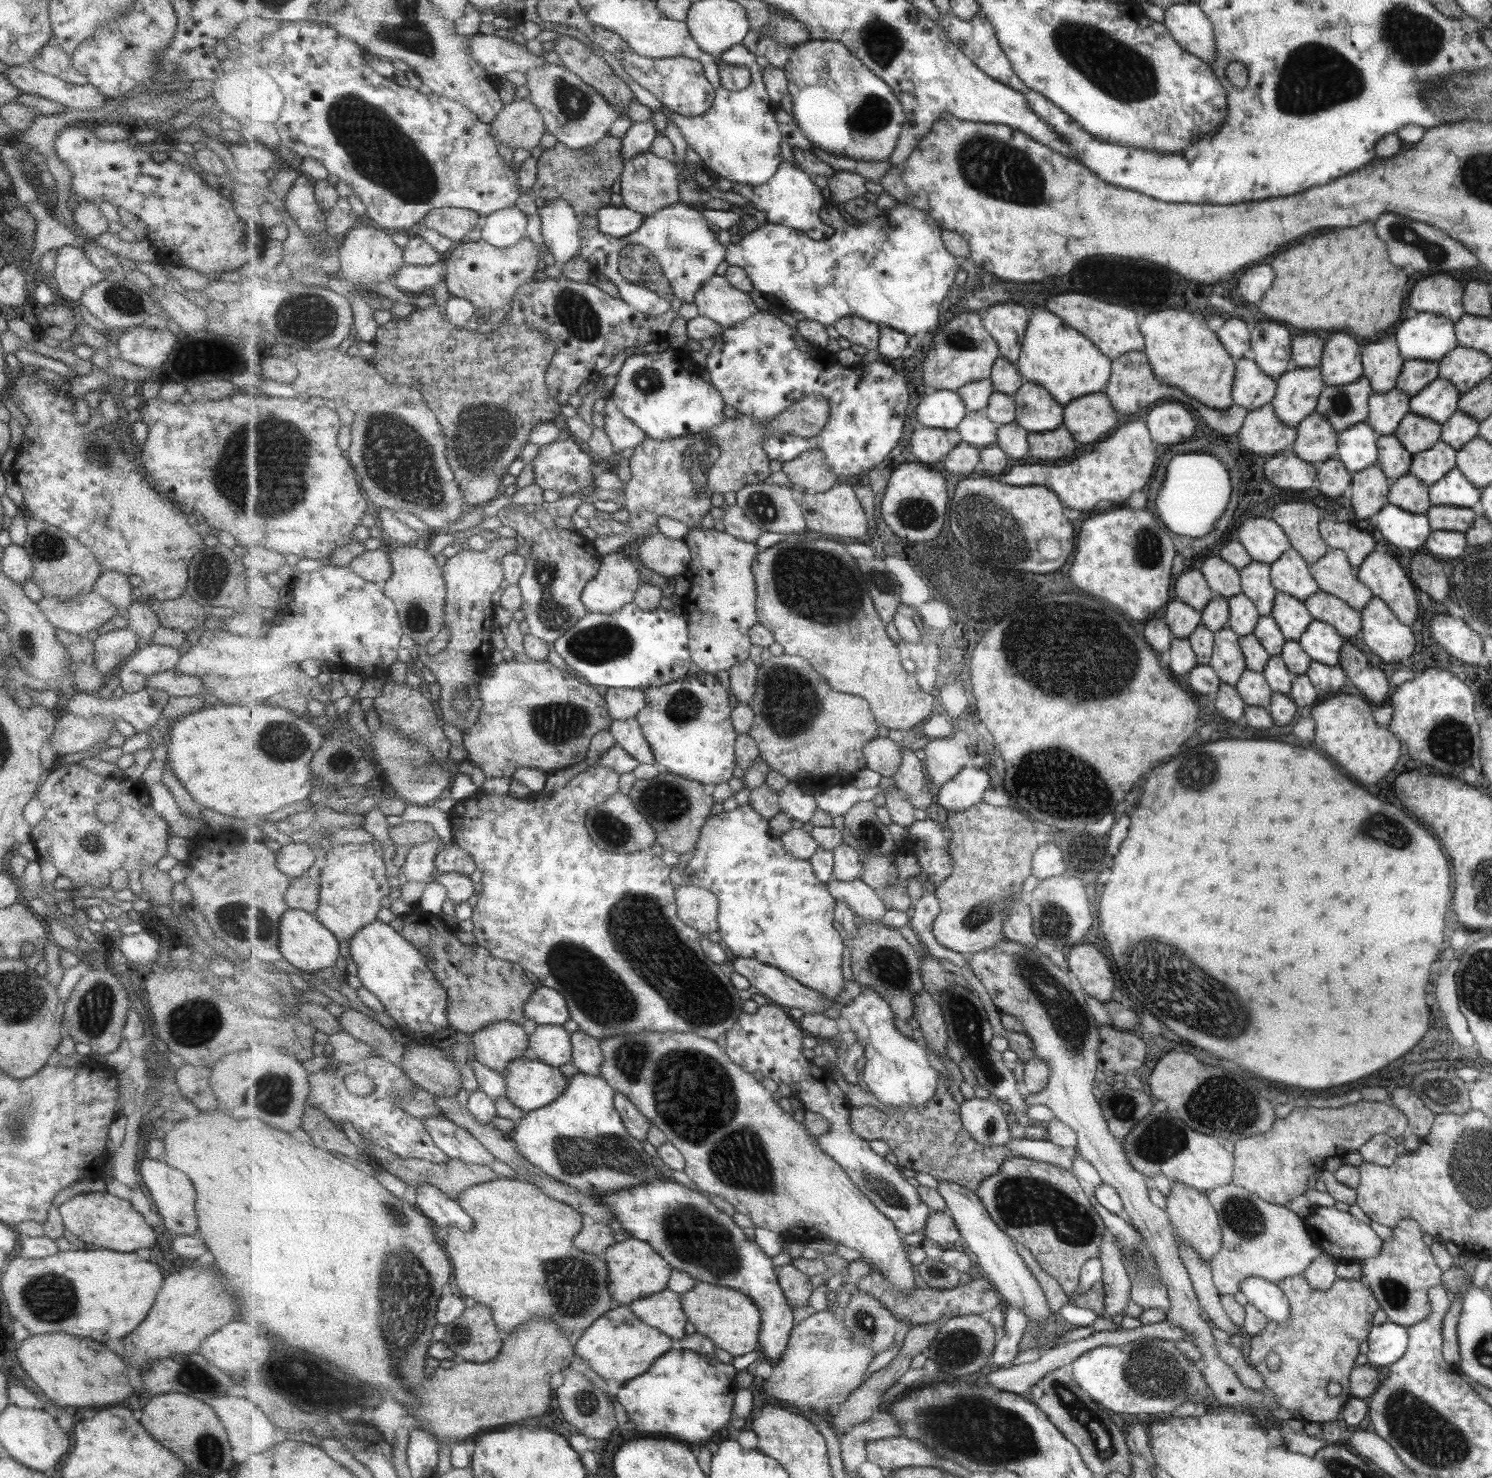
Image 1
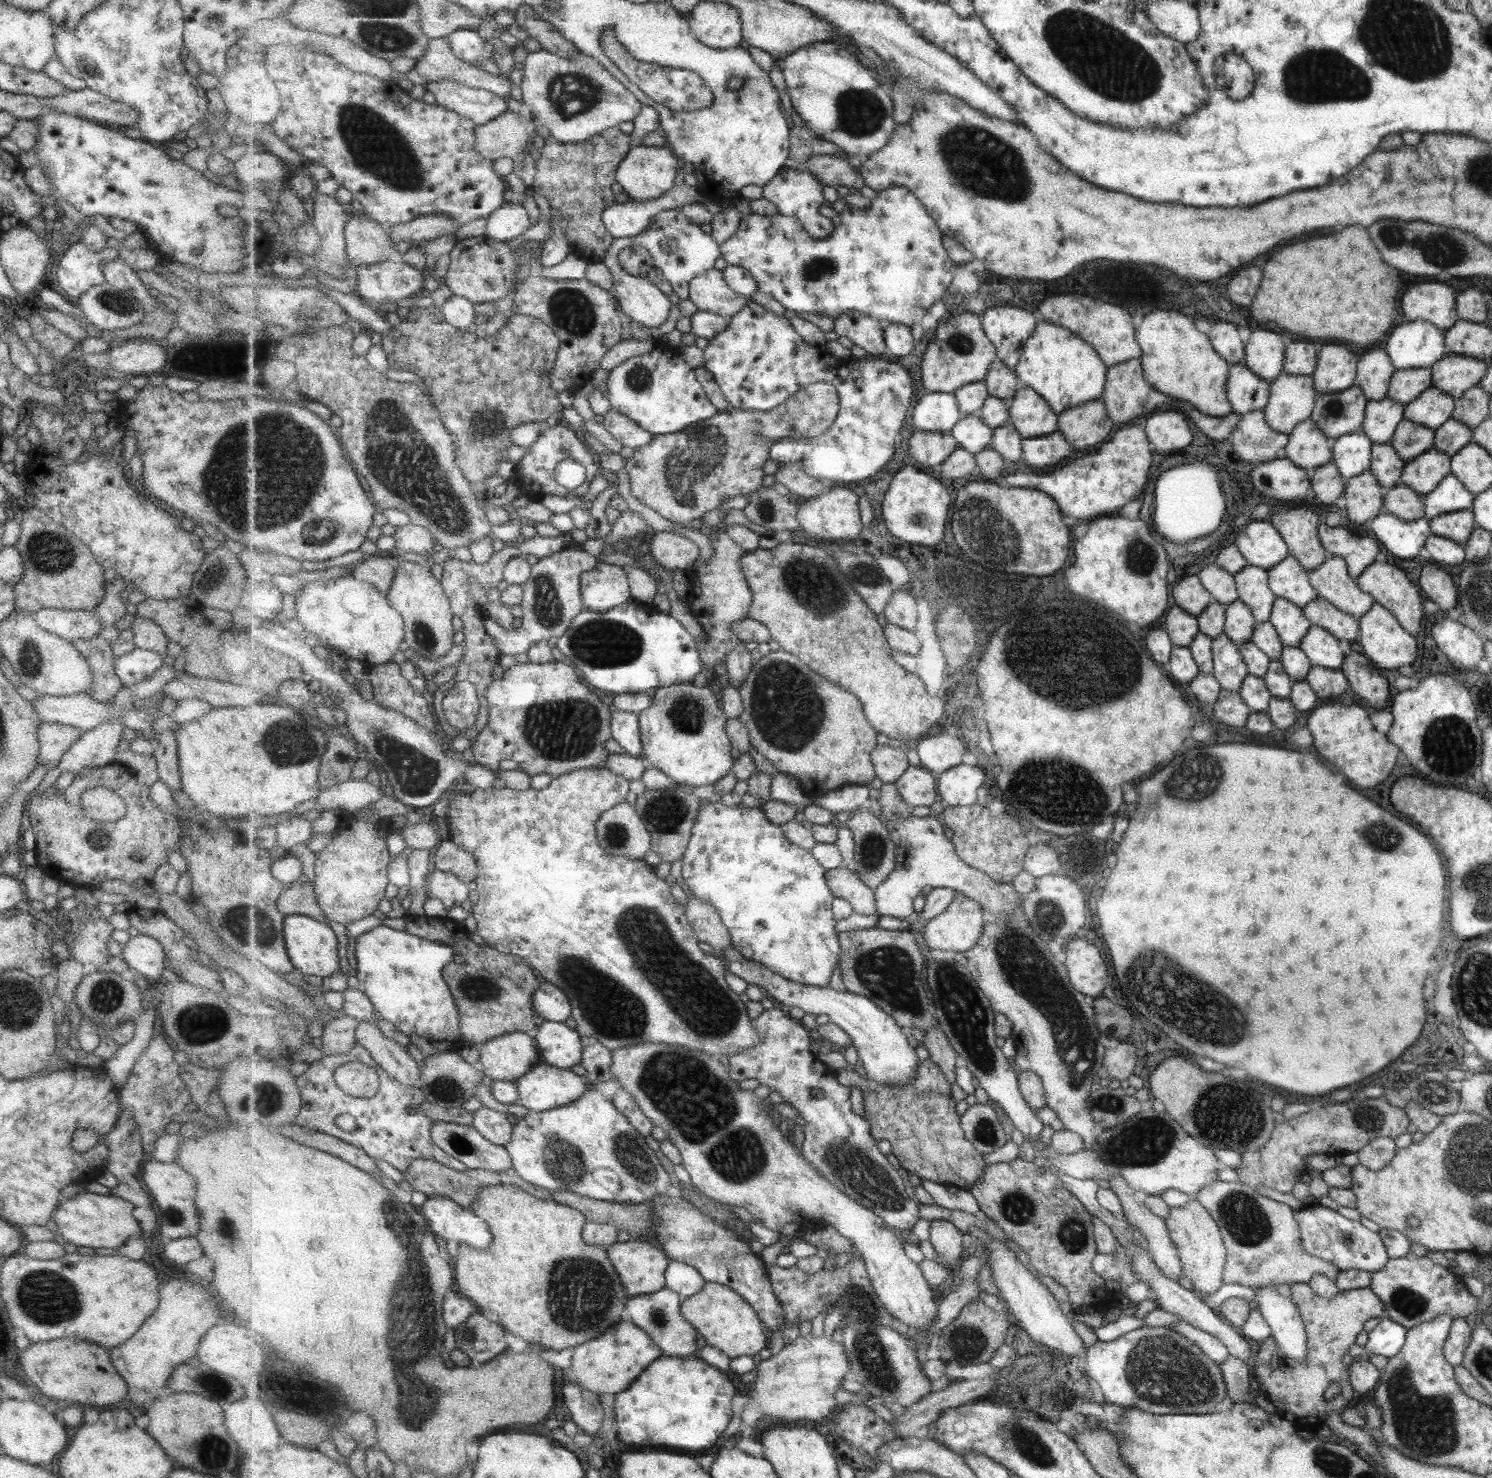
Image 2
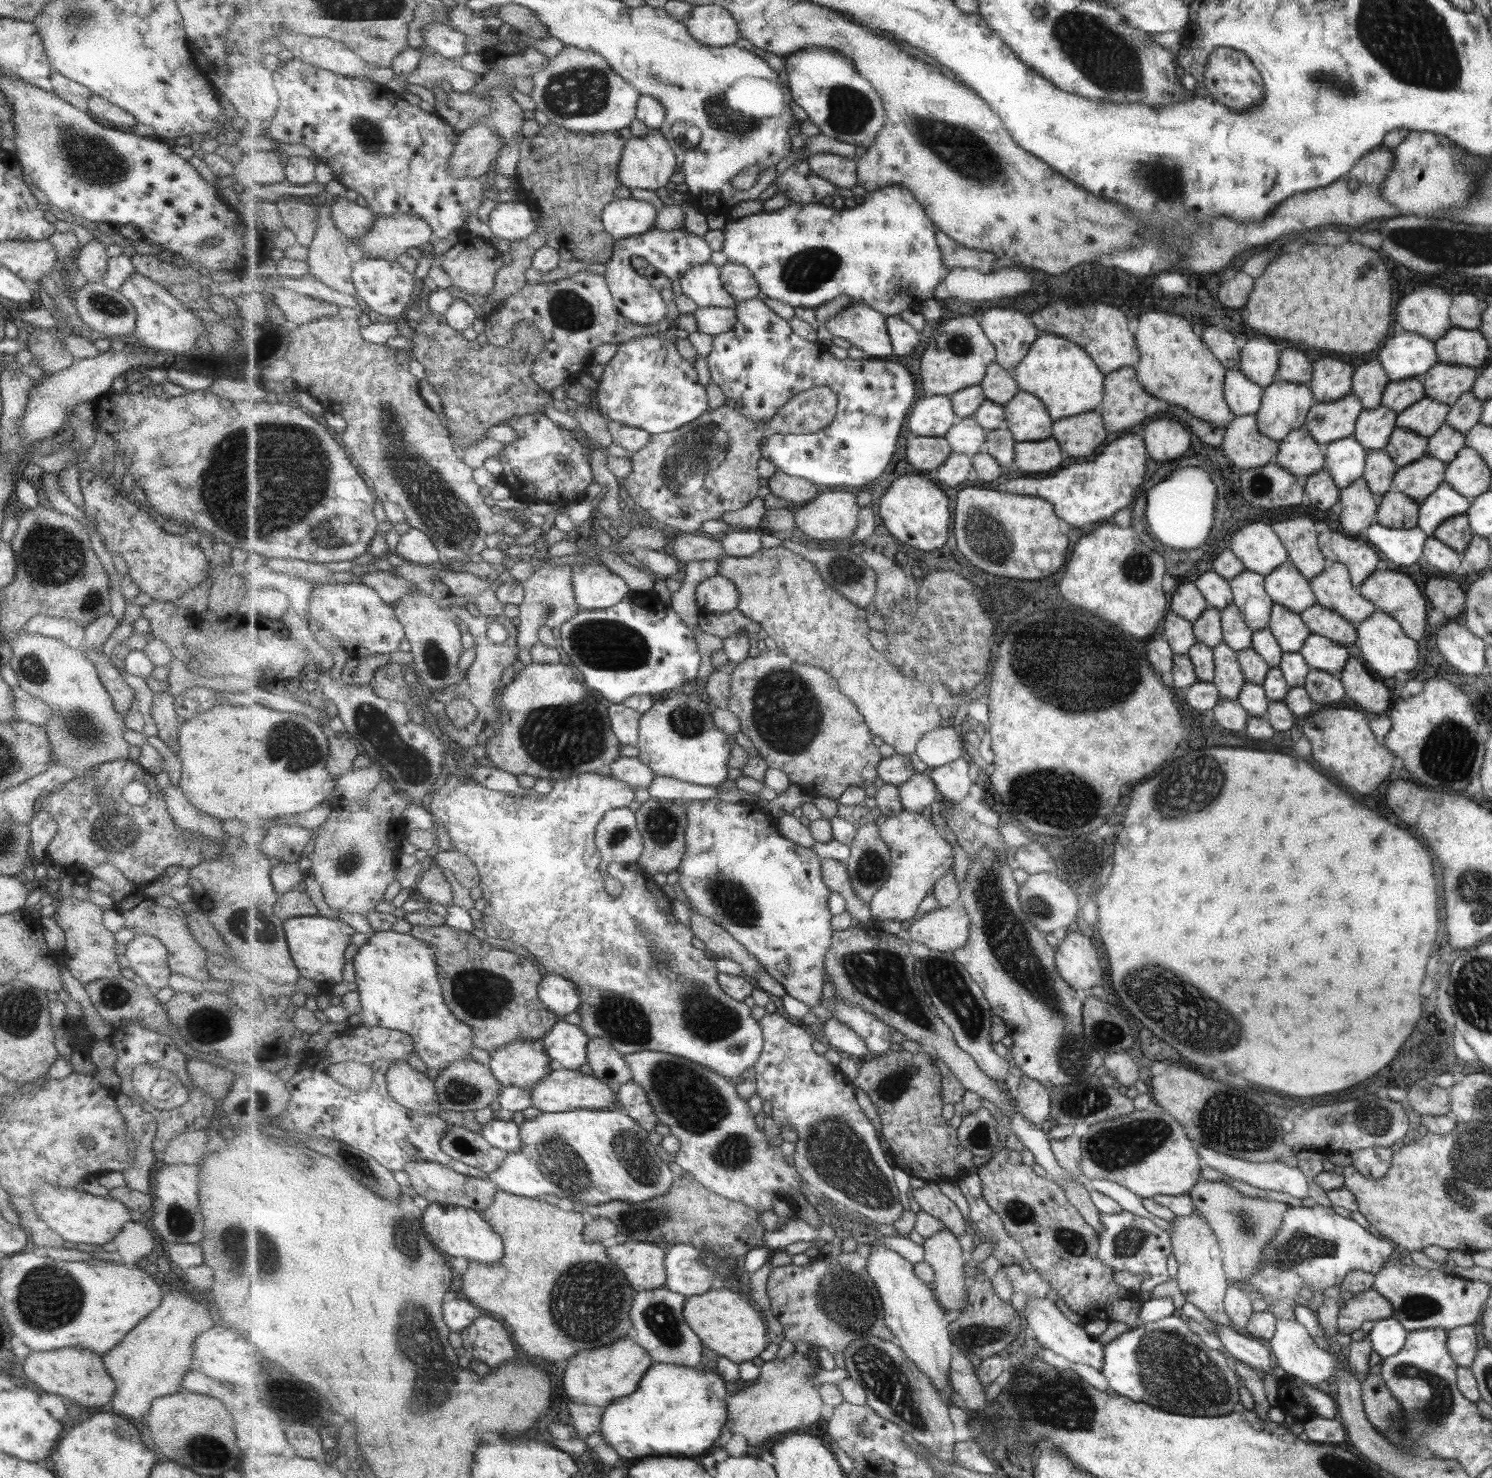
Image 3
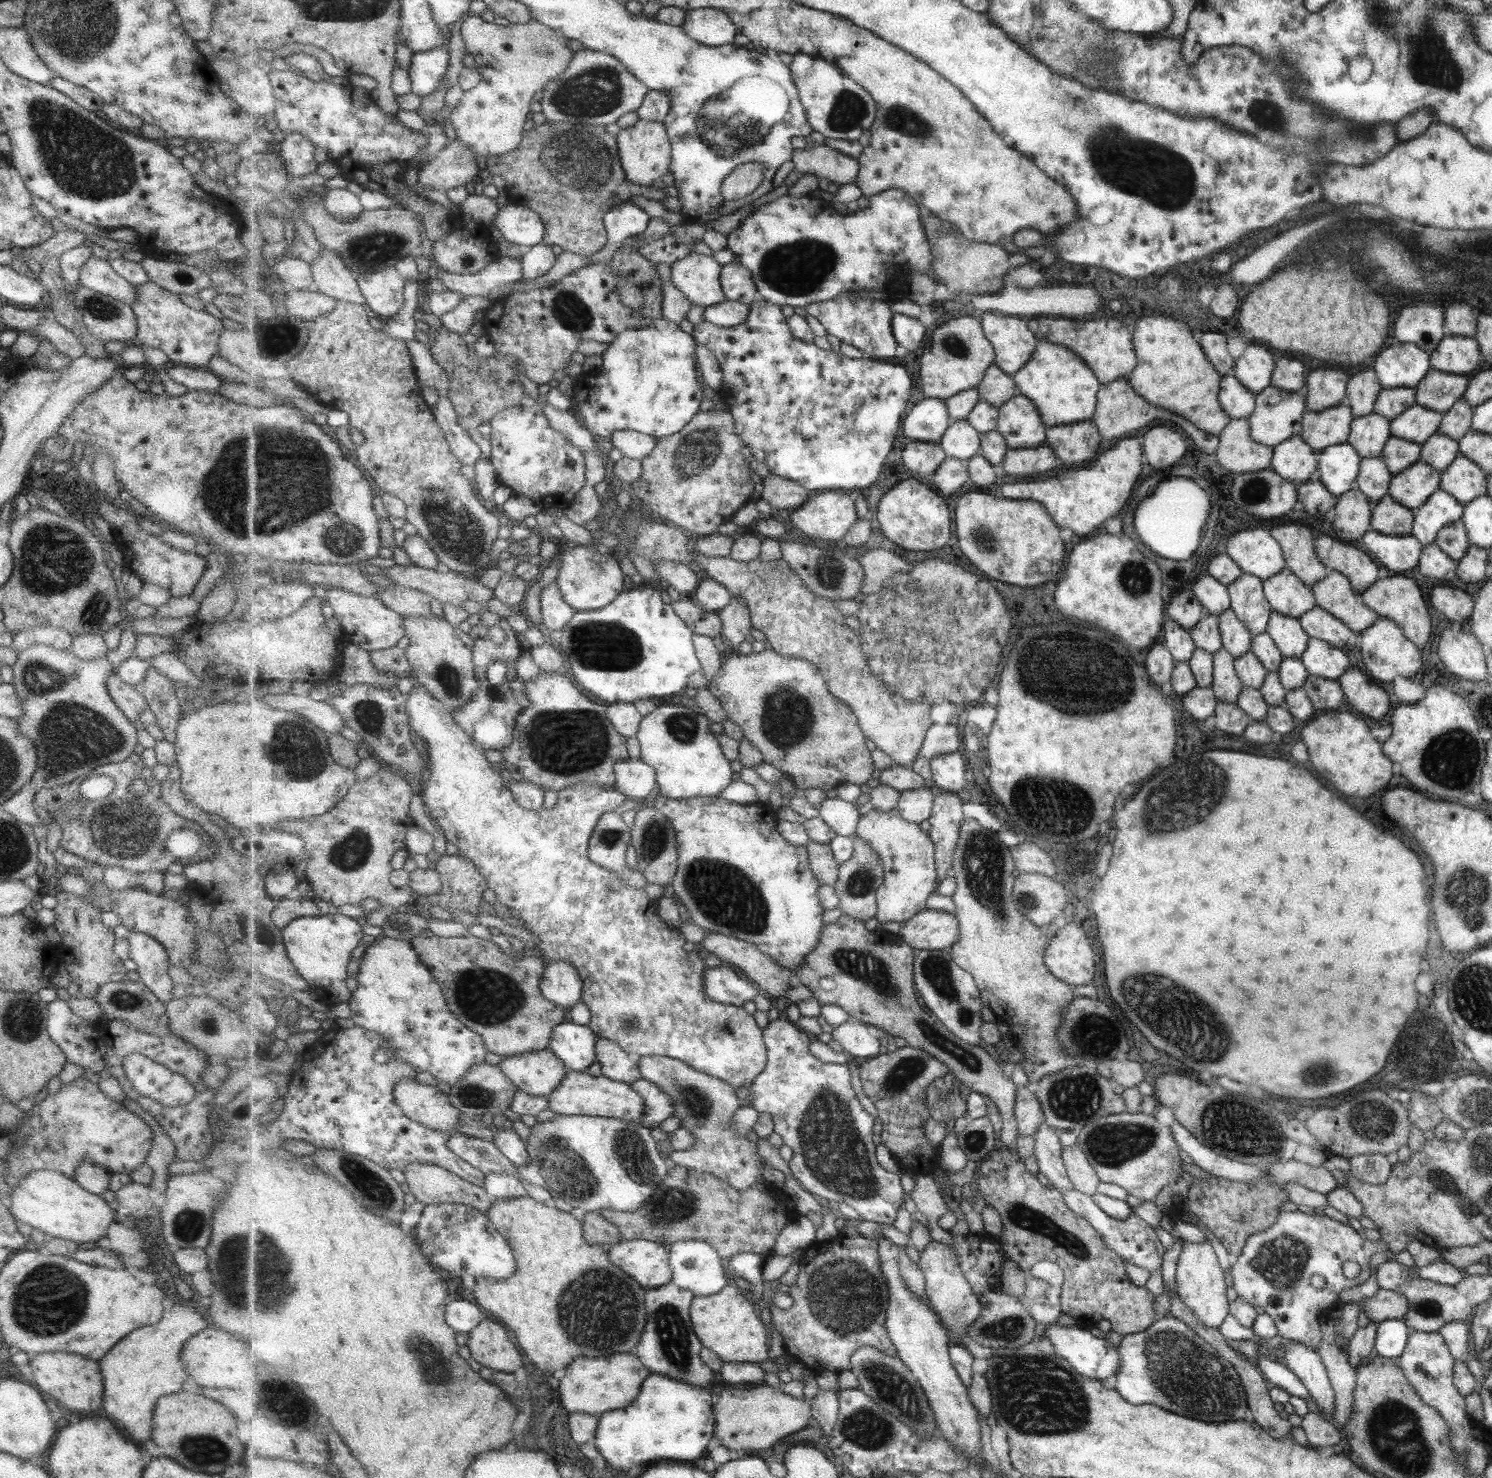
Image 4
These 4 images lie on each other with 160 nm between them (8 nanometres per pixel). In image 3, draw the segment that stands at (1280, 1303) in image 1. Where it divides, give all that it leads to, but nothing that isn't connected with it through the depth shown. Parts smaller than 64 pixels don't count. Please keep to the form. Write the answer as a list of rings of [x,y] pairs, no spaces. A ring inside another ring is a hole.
[[[1294,1318],[1276,1320],[1275,1332],[1266,1343],[1266,1347],[1279,1368],[1282,1368],[1290,1377],[1298,1379],[1307,1385],[1314,1385],[1331,1378],[1334,1366],[1336,1366],[1336,1358],[1330,1355],[1329,1352],[1318,1348],[1305,1328]]]

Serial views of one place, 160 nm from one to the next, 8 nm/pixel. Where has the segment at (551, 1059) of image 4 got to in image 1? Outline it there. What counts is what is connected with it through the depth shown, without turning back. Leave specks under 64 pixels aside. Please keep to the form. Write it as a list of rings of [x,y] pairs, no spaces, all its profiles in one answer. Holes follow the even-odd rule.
[[[502,1020],[478,1030],[471,1040],[479,1062],[497,1072],[507,1072],[510,1062],[525,1056],[530,1035],[519,1023]]]

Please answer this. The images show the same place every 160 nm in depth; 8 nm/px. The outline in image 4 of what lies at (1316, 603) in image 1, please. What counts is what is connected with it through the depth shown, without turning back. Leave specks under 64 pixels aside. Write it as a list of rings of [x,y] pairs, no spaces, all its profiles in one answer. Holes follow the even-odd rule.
[[[1318,606],[1303,613],[1298,621],[1309,638],[1323,639],[1339,650],[1351,650],[1353,644],[1357,642],[1357,636],[1352,630]]]

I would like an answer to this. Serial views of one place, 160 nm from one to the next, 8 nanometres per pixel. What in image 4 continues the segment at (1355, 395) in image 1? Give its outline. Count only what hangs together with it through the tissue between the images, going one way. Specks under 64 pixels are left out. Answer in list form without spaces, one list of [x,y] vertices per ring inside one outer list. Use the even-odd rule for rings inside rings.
[[[1343,404],[1319,411],[1307,410],[1302,417],[1299,436],[1320,451],[1331,445],[1343,444],[1349,440],[1353,417],[1350,406]]]

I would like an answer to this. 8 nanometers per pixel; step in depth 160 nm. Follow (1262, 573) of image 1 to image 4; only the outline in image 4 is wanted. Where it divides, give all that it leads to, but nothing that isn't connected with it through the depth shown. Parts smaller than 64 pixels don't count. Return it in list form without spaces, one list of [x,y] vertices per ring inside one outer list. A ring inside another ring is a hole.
[[[1242,572],[1227,585],[1230,609],[1253,636],[1266,632],[1270,613],[1273,612],[1270,603],[1262,593],[1262,581],[1255,575]]]

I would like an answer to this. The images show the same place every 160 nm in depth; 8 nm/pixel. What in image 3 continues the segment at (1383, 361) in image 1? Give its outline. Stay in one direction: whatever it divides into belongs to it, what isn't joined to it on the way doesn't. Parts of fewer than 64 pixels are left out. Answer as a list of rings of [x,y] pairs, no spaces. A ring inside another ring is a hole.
[[[1378,359],[1370,360],[1357,366],[1352,393],[1360,398],[1364,409],[1374,409],[1381,404],[1382,392],[1389,381]]]

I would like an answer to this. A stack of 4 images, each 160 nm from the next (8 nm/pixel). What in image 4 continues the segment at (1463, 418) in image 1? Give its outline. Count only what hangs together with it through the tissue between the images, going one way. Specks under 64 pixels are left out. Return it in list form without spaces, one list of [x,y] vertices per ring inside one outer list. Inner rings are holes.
[[[1435,432],[1422,444],[1419,460],[1442,472],[1458,456],[1458,441]]]

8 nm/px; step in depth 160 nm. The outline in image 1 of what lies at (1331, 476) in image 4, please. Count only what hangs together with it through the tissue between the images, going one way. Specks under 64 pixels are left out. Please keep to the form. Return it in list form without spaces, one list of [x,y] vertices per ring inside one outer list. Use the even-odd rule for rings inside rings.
[[[1365,421],[1340,431],[1338,436],[1339,460],[1352,474],[1363,470],[1378,460],[1378,446],[1375,446],[1375,430]]]

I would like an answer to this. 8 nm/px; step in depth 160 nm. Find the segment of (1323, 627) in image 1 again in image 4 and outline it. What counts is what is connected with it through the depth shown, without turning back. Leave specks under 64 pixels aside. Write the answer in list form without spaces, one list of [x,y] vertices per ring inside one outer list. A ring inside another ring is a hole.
[[[1309,638],[1301,658],[1309,675],[1336,680],[1347,670],[1347,658],[1342,650],[1332,647],[1323,639]]]

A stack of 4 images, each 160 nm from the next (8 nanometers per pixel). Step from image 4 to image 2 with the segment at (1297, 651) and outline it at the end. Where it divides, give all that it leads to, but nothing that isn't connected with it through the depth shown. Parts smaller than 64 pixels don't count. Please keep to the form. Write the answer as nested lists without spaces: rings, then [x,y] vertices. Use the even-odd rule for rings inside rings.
[[[1281,597],[1274,599],[1269,621],[1279,635],[1283,647],[1298,647],[1311,625],[1310,619],[1301,608]]]

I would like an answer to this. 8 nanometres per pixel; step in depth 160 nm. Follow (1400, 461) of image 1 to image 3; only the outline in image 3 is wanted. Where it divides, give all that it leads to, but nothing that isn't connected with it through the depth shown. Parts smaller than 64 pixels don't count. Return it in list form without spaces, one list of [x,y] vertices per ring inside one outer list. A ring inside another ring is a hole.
[[[1369,450],[1366,453],[1365,469],[1362,477],[1368,482],[1372,493],[1380,494],[1393,489],[1394,474],[1398,467],[1386,450]]]

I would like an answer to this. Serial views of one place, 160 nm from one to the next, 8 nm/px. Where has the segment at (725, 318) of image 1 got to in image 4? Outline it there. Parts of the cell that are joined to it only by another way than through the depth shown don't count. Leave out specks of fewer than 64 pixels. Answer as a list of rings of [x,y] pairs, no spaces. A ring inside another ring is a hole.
[[[691,252],[689,257],[670,266],[671,281],[696,306],[715,306],[727,302],[722,287],[722,268],[713,256]]]

